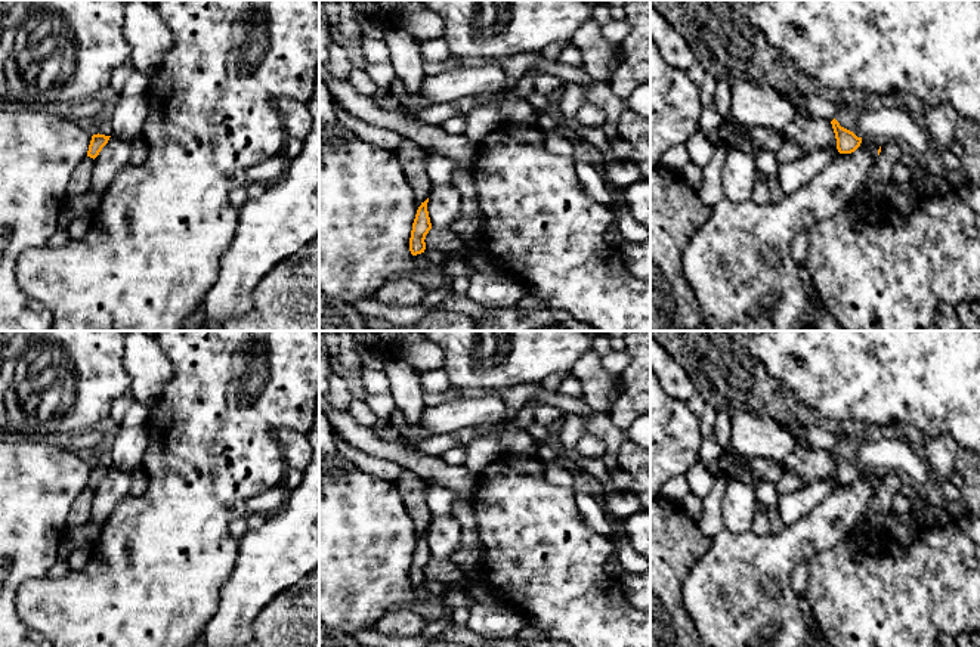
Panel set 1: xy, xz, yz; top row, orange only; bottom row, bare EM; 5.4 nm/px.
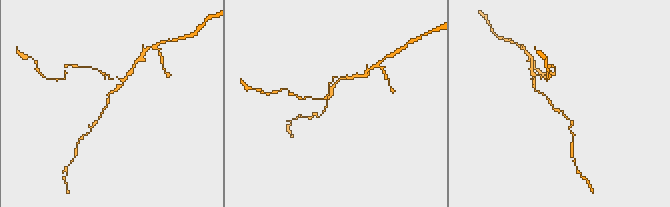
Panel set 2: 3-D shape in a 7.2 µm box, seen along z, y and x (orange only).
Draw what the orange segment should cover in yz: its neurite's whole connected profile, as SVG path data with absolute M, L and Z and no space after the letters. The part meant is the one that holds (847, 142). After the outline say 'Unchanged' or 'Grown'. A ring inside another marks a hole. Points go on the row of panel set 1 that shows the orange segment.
M835 118L831 121L831 124L835 133L837 149L840 154L851 154L860 146L862 137L857 137L853 131L841 127Z. Unchanged

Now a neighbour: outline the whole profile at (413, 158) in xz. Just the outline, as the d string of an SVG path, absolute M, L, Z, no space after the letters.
M402 139L395 154L412 186L417 207L420 207L429 198L433 186L427 174L427 154L418 143L409 139Z

